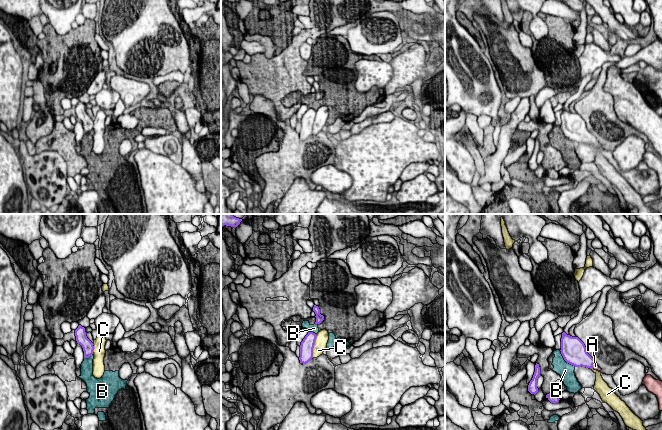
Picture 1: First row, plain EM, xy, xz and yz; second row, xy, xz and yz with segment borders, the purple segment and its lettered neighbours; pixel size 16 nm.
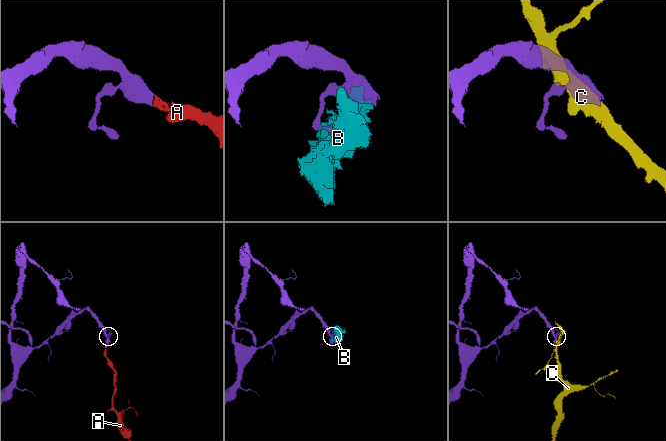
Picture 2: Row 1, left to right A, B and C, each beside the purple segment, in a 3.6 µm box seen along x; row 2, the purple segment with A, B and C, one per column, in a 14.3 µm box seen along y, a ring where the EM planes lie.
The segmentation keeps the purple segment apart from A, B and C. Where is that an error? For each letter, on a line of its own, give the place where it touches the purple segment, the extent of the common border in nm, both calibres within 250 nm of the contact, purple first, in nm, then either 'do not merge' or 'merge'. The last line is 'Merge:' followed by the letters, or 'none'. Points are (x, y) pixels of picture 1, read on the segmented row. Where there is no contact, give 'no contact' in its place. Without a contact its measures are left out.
A: yz (592, 365) | 120 nm | 300/100 nm | merge
B: yz (565, 360) | 380 nm | 400/240 nm | do not merge
C: xz (313, 346) | 380 nm | 220/220 nm | do not merge
Merge: A

